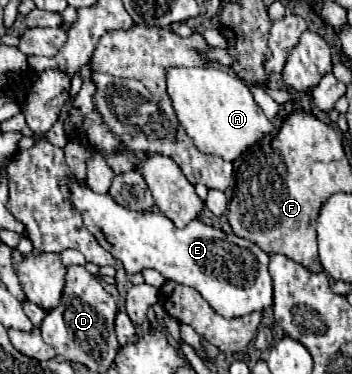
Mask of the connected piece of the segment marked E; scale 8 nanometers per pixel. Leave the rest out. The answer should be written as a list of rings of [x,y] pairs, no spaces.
[[[74,174],[68,176],[68,190],[70,190],[70,204],[76,212],[80,212],[84,226],[94,234],[94,238],[108,250],[112,256],[124,264],[124,270],[128,276],[134,276],[136,272],[142,272],[144,268],[158,270],[164,280],[172,280],[178,284],[186,284],[196,288],[204,300],[222,316],[244,316],[250,312],[260,312],[272,304],[272,276],[268,272],[268,254],[262,252],[254,242],[240,238],[236,234],[224,234],[222,230],[214,226],[206,226],[198,218],[192,220],[186,228],[176,228],[170,218],[166,218],[160,212],[136,212],[122,204],[118,204],[110,194],[96,194],[92,192],[82,178],[74,178]]]

